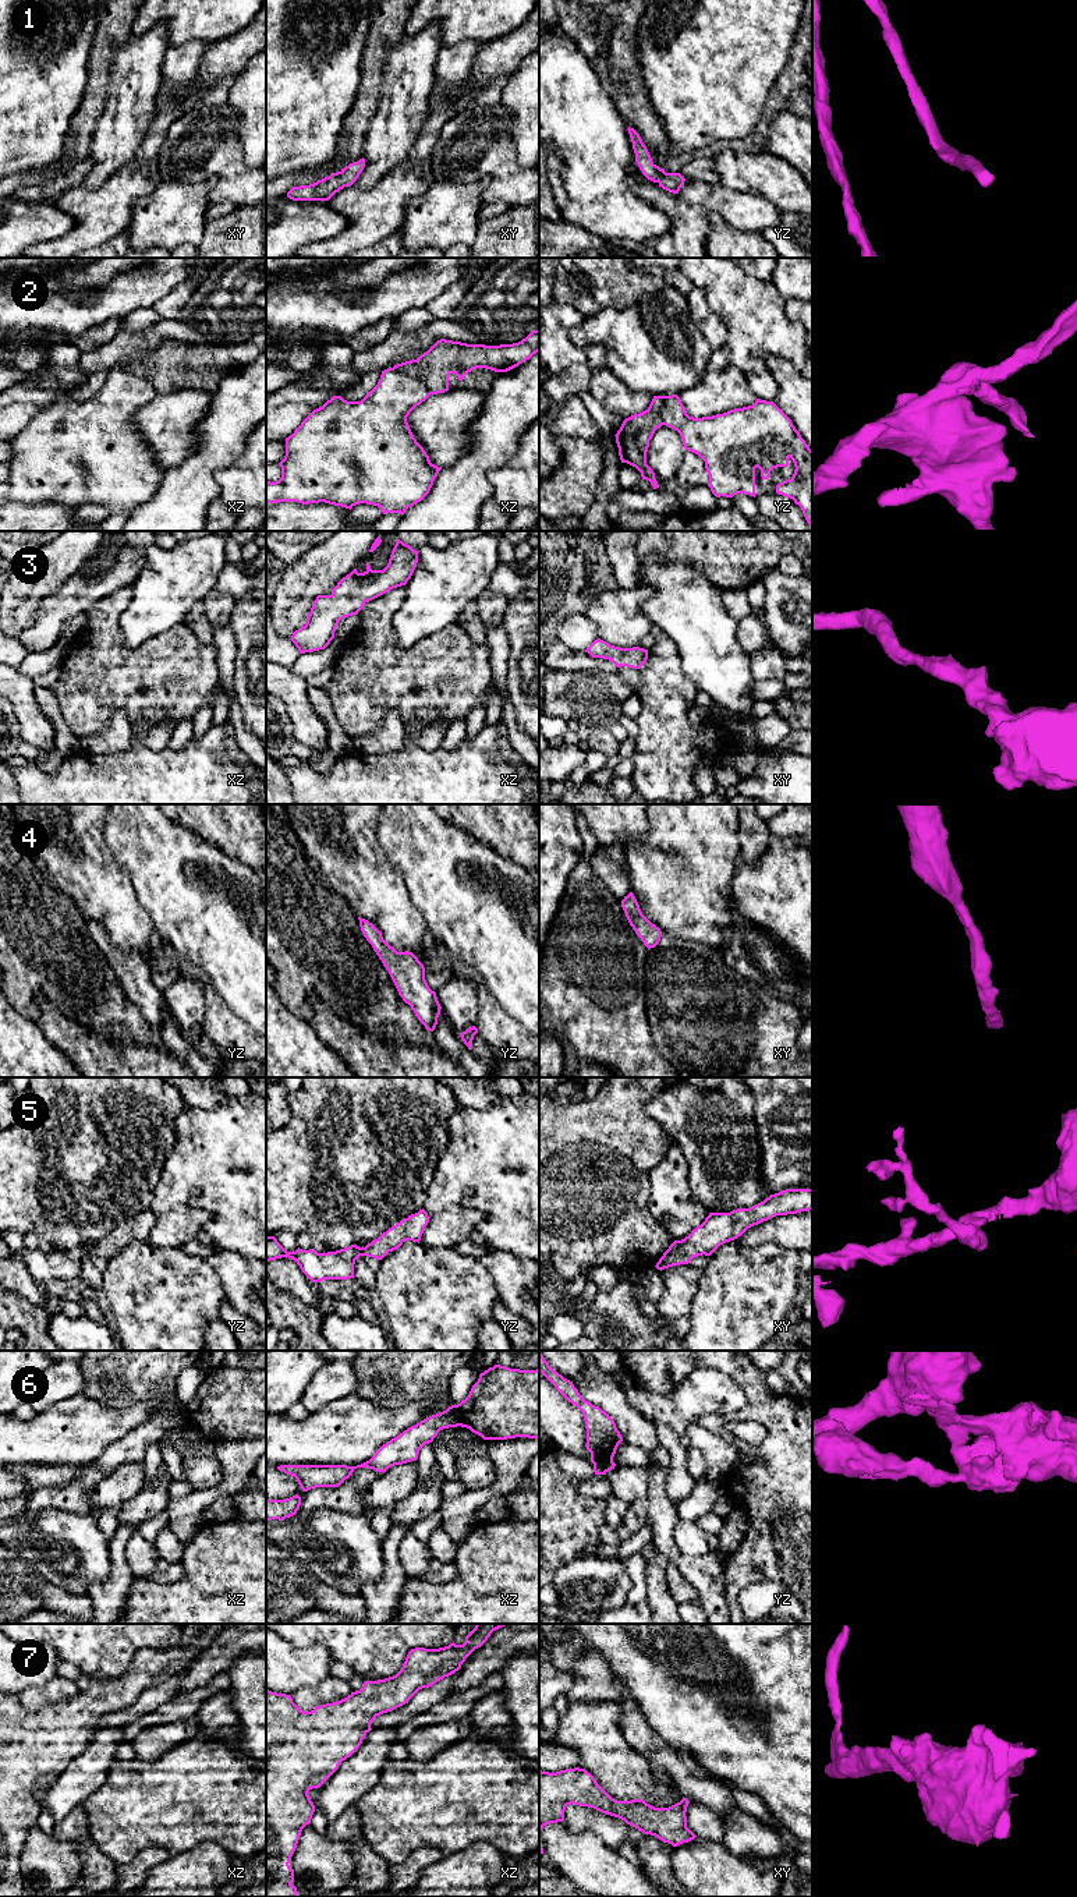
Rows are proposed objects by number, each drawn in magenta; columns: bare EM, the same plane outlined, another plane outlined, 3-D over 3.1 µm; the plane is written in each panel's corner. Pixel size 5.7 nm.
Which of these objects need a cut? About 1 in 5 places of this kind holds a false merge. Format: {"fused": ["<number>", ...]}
{"fused": ["2", "6"]}

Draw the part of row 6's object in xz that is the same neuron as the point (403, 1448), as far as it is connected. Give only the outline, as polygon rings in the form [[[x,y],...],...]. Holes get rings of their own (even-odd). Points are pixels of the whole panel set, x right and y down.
[[[457,1405],[432,1415],[415,1426],[408,1427],[397,1437],[383,1444],[375,1455],[357,1466],[347,1465],[280,1465],[279,1470],[297,1479],[302,1491],[316,1487],[339,1487],[357,1468],[368,1468],[386,1472],[394,1465],[403,1465],[418,1459],[419,1450],[433,1441],[443,1429],[457,1427]]]

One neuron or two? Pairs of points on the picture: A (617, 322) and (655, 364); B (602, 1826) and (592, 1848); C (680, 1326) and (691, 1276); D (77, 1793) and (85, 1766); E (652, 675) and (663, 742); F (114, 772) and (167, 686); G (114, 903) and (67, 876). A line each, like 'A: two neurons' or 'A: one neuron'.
A: one neuron
B: two neurons
C: two neurons
D: one neuron
E: one neuron
F: two neurons
G: one neuron

